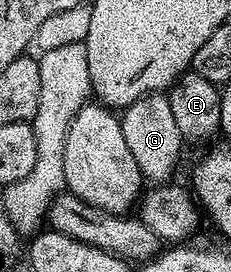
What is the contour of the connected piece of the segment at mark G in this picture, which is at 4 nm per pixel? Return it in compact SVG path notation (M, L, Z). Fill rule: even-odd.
M155 91L144 97L137 97L131 105L125 106L120 120L128 149L132 151L132 157L136 159L143 178L150 183L169 182L178 165L178 156L184 148L180 127L176 125L176 118L172 115L169 96L165 92Z

